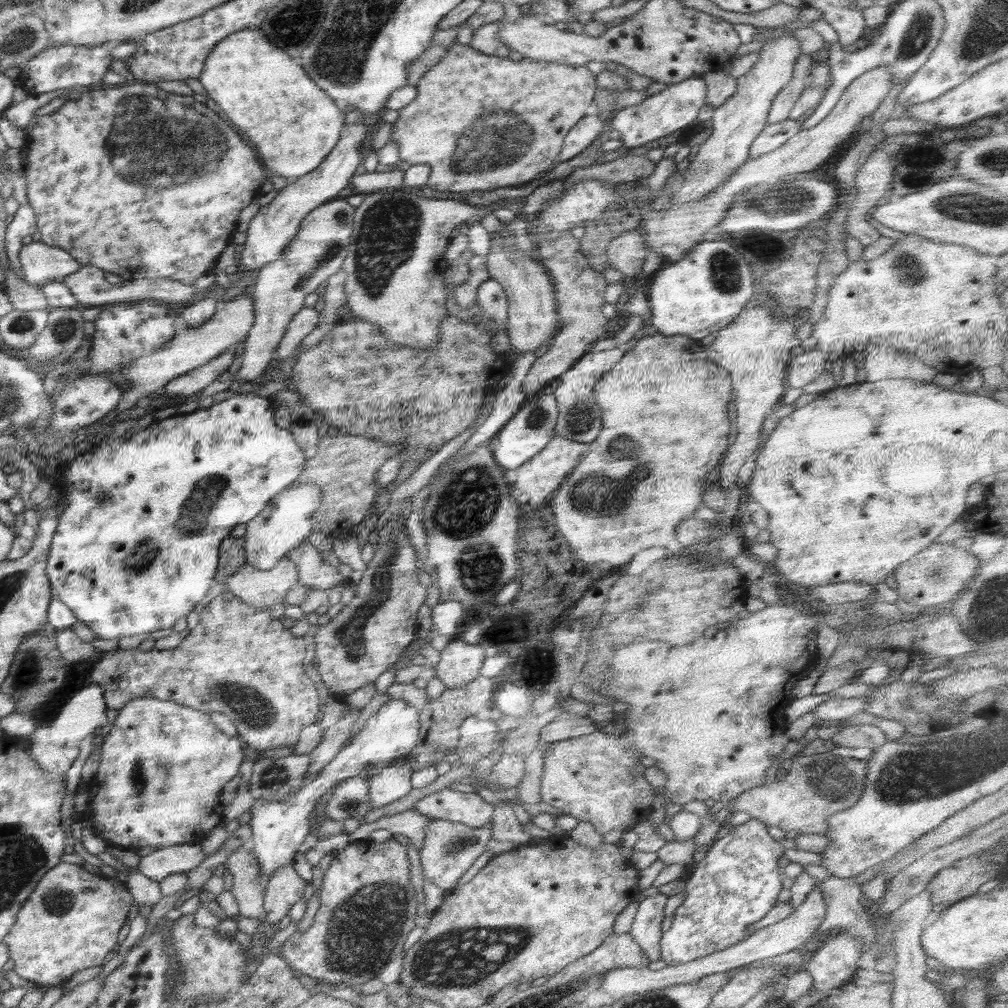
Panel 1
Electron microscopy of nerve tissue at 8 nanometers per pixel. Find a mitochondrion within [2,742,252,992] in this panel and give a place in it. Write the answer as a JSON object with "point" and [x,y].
{"point":[57,901]}

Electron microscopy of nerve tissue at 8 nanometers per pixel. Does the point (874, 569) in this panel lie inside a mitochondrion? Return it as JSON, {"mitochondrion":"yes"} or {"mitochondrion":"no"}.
{"mitochondrion":"no"}

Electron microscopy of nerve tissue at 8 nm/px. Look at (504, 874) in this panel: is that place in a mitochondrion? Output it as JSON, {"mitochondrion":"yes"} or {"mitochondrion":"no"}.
{"mitochondrion":"no"}

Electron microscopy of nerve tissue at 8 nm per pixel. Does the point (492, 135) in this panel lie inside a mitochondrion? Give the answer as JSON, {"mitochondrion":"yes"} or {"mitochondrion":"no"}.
{"mitochondrion":"yes"}

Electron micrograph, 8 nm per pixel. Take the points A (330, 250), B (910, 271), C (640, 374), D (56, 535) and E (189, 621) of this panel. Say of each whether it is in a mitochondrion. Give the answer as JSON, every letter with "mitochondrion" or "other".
{"A":"mitochondrion","B":"mitochondrion","C":"other","D":"other","E":"other"}

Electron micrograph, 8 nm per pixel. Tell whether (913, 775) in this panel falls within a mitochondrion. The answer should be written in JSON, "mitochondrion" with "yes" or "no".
{"mitochondrion":"yes"}

